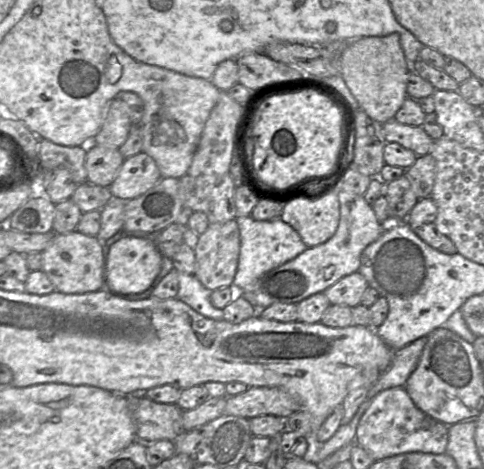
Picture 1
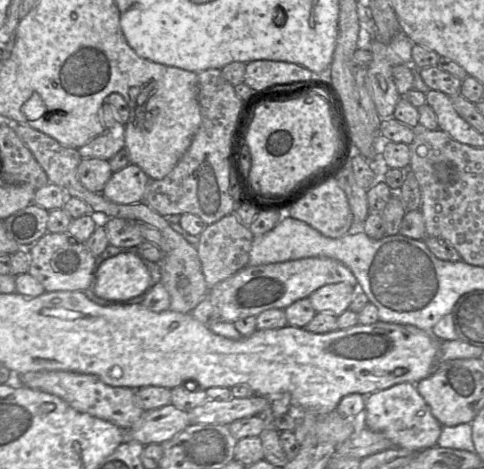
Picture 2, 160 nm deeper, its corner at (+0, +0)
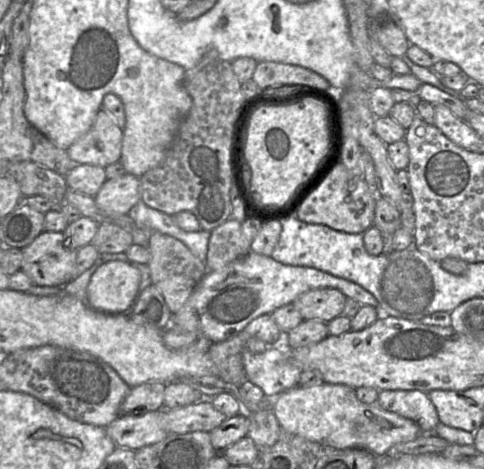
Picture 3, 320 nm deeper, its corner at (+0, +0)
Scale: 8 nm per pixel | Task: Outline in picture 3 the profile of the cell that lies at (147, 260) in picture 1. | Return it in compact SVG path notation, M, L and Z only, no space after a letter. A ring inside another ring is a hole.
M113 260L100 265L87 288L87 304L109 313L133 309L139 296L141 274L130 263Z

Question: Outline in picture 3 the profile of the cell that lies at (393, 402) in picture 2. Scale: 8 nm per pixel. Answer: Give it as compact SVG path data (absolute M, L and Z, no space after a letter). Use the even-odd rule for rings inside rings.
M382 390L376 403L387 411L414 421L422 433L433 433L440 423L428 394L419 390Z

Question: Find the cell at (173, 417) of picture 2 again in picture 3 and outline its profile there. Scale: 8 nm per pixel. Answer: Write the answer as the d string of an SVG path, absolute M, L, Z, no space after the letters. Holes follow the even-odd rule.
M162 409L140 416L118 416L105 429L118 447L134 451L159 443L169 435L162 428Z

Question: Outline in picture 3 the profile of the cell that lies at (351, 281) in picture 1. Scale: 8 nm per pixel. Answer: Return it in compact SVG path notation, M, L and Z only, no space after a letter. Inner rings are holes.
M335 288L309 290L292 303L301 313L303 319L316 319L328 323L342 315L346 296Z

